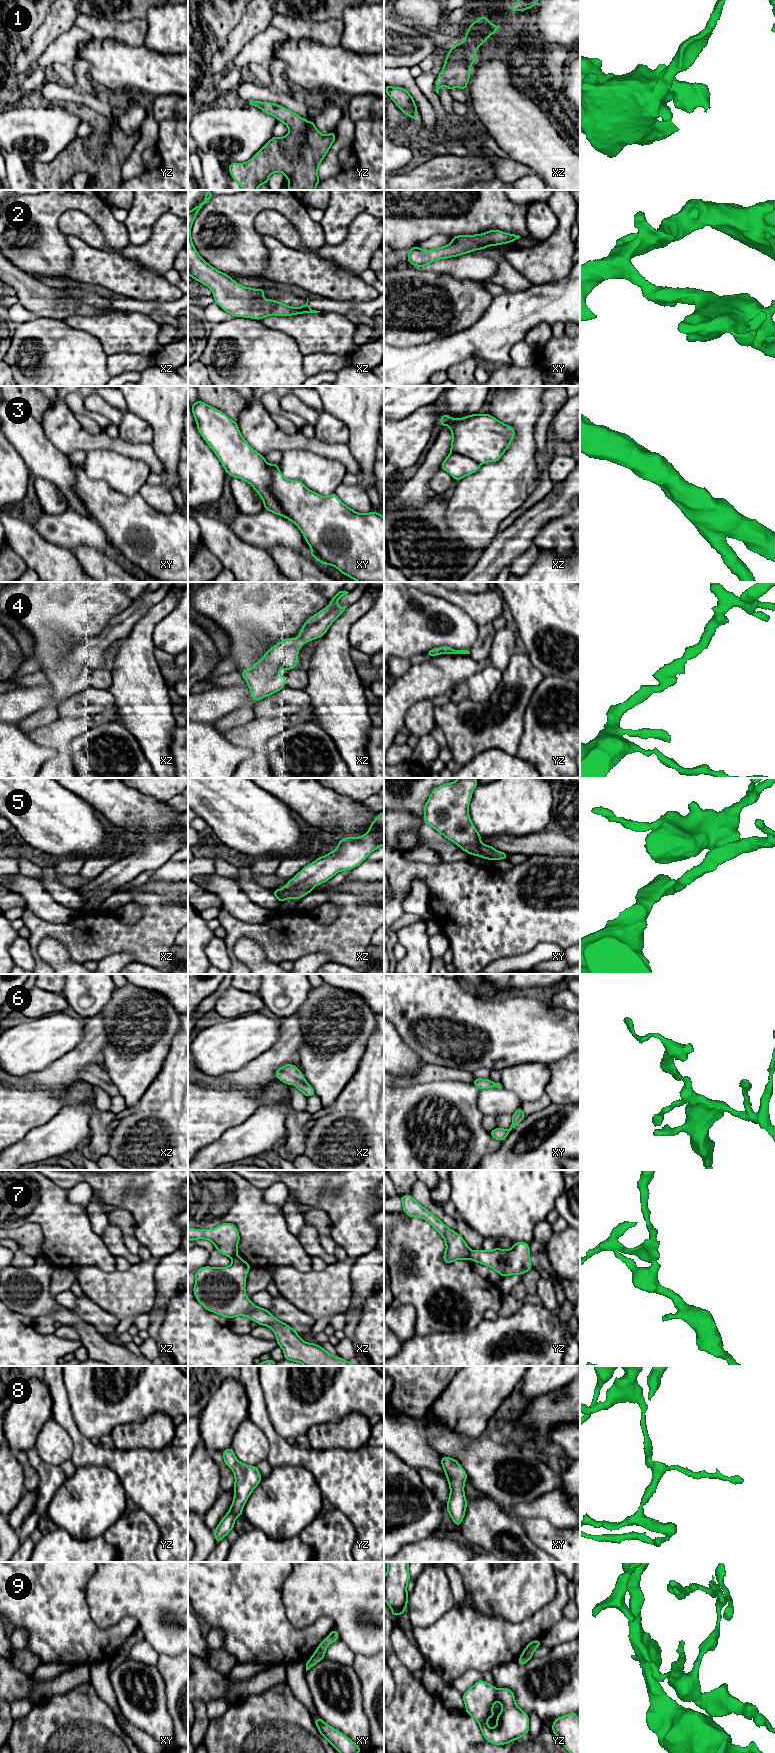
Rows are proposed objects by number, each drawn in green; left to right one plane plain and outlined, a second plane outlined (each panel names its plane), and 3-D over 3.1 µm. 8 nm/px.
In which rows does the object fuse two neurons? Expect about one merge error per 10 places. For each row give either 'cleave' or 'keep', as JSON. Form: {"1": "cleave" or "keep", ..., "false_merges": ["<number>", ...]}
{"1": "keep", "2": "keep", "3": "keep", "4": "keep", "5": "keep", "6": "keep", "7": "cleave", "8": "keep", "9": "keep", "false_merges": ["7"]}

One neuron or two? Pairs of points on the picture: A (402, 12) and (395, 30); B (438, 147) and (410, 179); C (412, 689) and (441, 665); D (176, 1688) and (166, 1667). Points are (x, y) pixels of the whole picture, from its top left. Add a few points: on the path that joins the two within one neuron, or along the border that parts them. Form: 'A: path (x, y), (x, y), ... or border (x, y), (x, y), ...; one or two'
A: border (395, 18), (416, 28), (420, 32); two
B: border (447, 152), (437, 155); two
C: path (419, 683), (426, 680), (434, 672); one
D: path (176, 1683), (176, 1677), (171, 1672); one

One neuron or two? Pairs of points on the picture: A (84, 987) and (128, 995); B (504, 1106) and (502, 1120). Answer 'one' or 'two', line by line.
A: two
B: two

